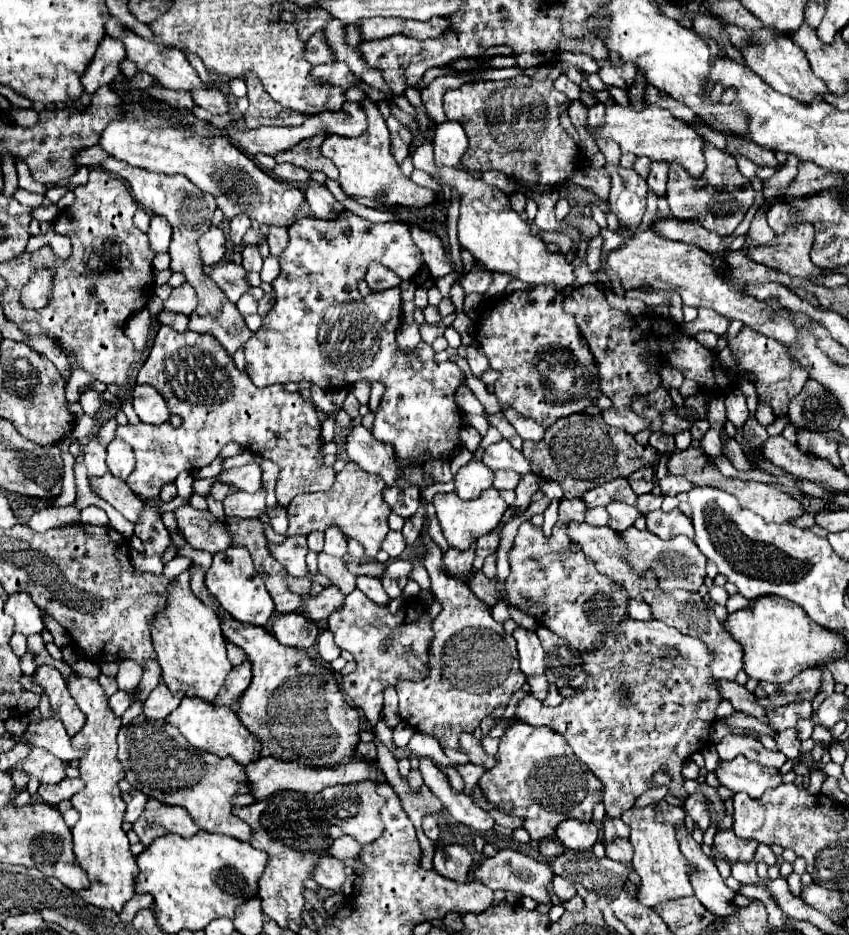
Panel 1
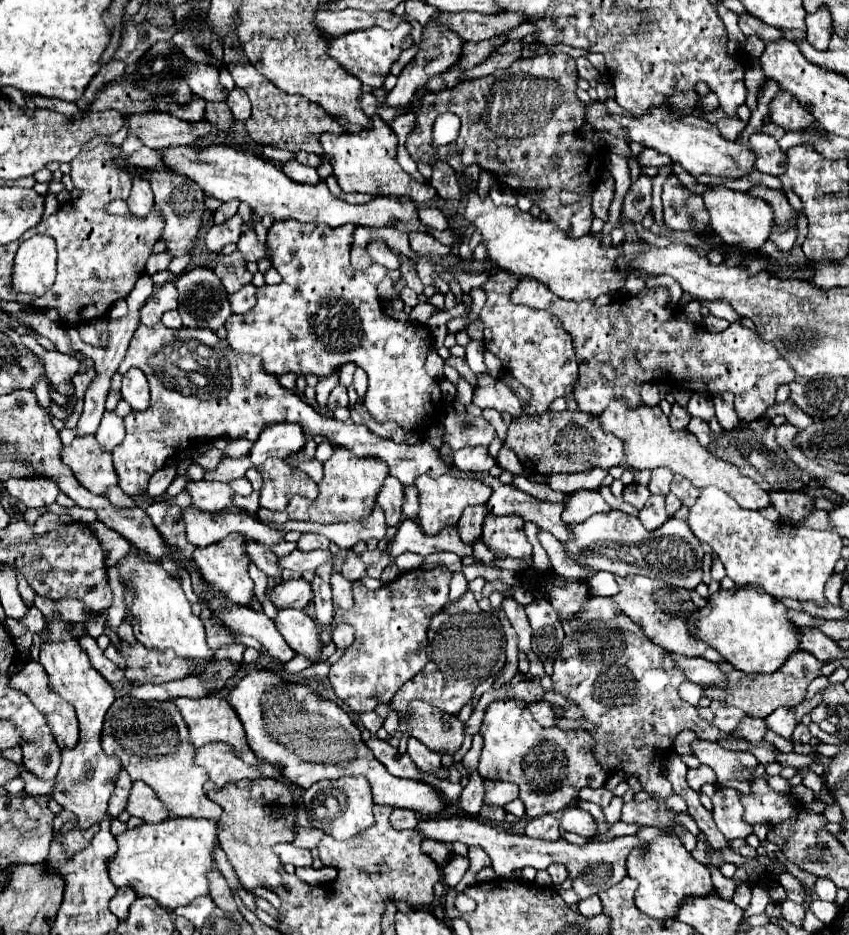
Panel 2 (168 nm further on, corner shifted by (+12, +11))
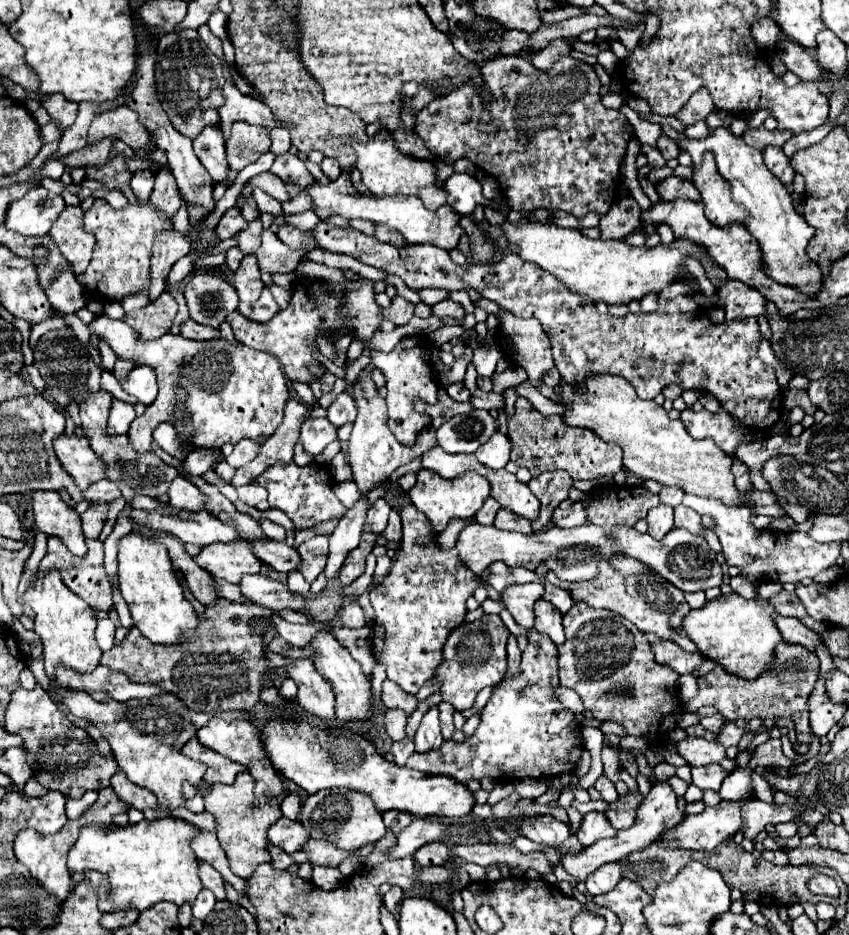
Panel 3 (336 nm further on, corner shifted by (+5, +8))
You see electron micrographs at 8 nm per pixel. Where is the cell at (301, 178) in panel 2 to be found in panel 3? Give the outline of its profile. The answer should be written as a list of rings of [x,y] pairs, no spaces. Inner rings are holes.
[[[291,152],[277,156],[275,164],[271,166],[271,172],[279,176],[285,184],[297,184],[299,188],[307,188],[315,182],[311,172],[305,168],[305,164]]]

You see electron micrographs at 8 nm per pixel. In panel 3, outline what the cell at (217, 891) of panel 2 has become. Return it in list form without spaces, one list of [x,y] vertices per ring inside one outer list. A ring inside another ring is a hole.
[[[199,862],[199,880],[203,888],[211,890],[217,896],[217,900],[225,900],[225,886],[223,886],[221,874],[215,868],[209,868],[209,864]]]

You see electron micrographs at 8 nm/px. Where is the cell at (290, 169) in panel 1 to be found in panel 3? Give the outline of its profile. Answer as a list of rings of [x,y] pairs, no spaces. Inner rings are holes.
[[[325,158],[323,164],[321,164],[321,168],[323,168],[325,176],[331,178],[331,180],[337,180],[337,176],[341,174],[341,164],[337,160],[333,160],[333,158]]]

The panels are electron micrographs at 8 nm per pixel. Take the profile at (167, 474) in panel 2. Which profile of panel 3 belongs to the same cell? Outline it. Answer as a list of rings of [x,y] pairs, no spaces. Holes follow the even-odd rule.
[[[201,448],[191,452],[185,460],[183,460],[183,470],[193,474],[193,476],[201,476],[207,470],[211,470],[215,464],[219,464],[223,460],[221,450],[217,448]]]

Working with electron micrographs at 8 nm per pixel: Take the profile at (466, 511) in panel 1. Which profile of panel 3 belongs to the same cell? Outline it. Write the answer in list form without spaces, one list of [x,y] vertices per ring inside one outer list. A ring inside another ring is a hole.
[[[419,470],[415,486],[409,490],[411,502],[417,506],[417,510],[421,510],[429,518],[435,532],[443,532],[445,526],[449,524],[449,520],[455,516],[459,516],[459,518],[475,516],[487,496],[489,496],[489,482],[487,482],[487,478],[479,476],[477,472],[467,472],[465,476],[447,480],[443,476],[437,476],[437,472]]]

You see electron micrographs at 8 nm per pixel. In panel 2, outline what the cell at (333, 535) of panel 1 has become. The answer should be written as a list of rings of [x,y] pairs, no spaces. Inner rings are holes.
[[[304,533],[304,535],[298,539],[298,549],[300,549],[300,551],[328,549],[328,545],[330,545],[330,539],[326,539],[324,535],[318,535],[318,533]]]

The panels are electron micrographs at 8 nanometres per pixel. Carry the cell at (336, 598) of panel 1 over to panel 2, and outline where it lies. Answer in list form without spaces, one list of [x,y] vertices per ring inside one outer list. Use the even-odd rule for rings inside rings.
[[[302,577],[292,581],[282,581],[270,591],[270,601],[278,609],[286,609],[286,607],[306,609],[312,601],[312,583]]]

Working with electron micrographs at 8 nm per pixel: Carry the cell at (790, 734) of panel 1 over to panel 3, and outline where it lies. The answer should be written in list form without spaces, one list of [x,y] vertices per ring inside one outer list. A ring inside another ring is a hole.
[[[735,720],[735,722],[727,722],[727,724],[721,728],[721,734],[717,734],[715,740],[717,740],[723,748],[729,748],[729,746],[737,746],[743,734],[745,734],[745,720]]]

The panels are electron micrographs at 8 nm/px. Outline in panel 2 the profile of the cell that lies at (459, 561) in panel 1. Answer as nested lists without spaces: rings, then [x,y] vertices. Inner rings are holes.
[[[484,505],[478,507],[466,507],[460,521],[458,521],[458,533],[464,543],[473,542],[482,534],[483,521],[488,515],[488,509]]]

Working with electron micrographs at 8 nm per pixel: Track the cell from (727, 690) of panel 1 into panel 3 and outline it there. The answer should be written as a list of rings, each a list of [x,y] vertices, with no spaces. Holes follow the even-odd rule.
[[[651,638],[651,646],[653,646],[653,652],[655,652],[655,658],[661,664],[671,666],[679,674],[691,674],[705,660],[699,652],[685,652],[673,640]]]

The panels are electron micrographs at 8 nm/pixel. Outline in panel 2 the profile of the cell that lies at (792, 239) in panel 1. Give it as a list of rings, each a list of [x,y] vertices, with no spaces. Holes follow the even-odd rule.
[[[722,185],[710,187],[702,197],[704,197],[706,209],[710,213],[712,229],[724,239],[724,245],[730,251],[736,251],[736,249],[738,251],[744,251],[744,249],[758,251],[758,249],[762,249],[762,245],[768,241],[768,235],[774,225],[774,209],[764,199],[752,197],[742,191],[726,189]]]

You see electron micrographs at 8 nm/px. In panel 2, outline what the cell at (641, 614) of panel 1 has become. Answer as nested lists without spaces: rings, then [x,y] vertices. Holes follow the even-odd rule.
[[[602,571],[602,573],[596,573],[592,579],[590,579],[590,593],[592,595],[606,595],[606,597],[612,597],[618,593],[618,585],[616,585],[616,579],[614,575]]]

